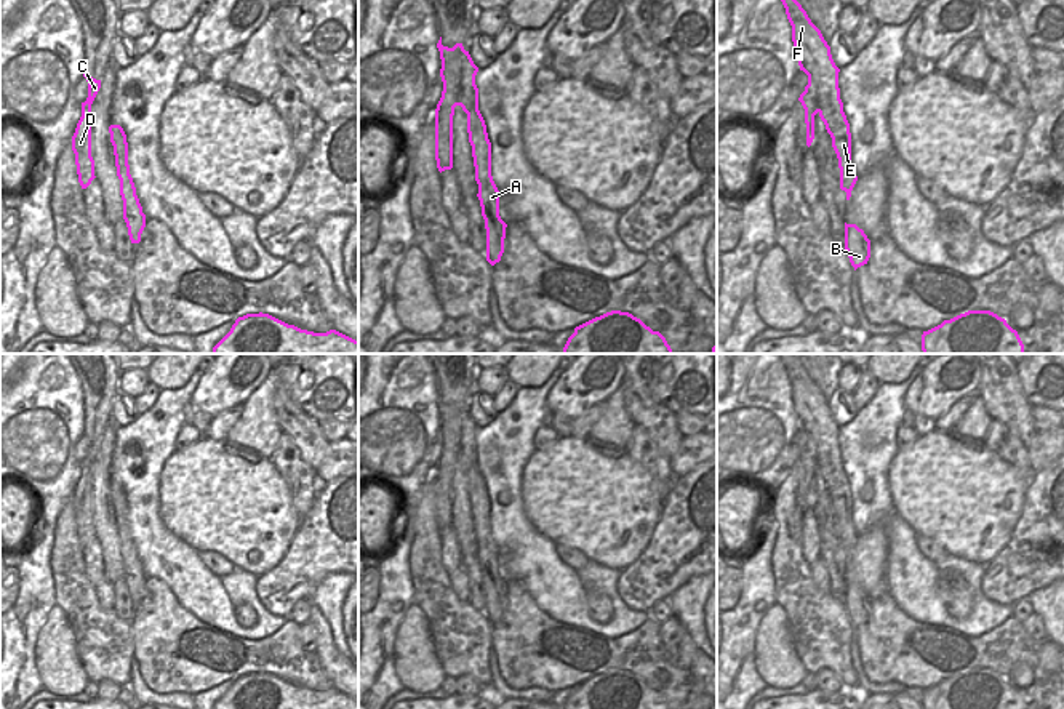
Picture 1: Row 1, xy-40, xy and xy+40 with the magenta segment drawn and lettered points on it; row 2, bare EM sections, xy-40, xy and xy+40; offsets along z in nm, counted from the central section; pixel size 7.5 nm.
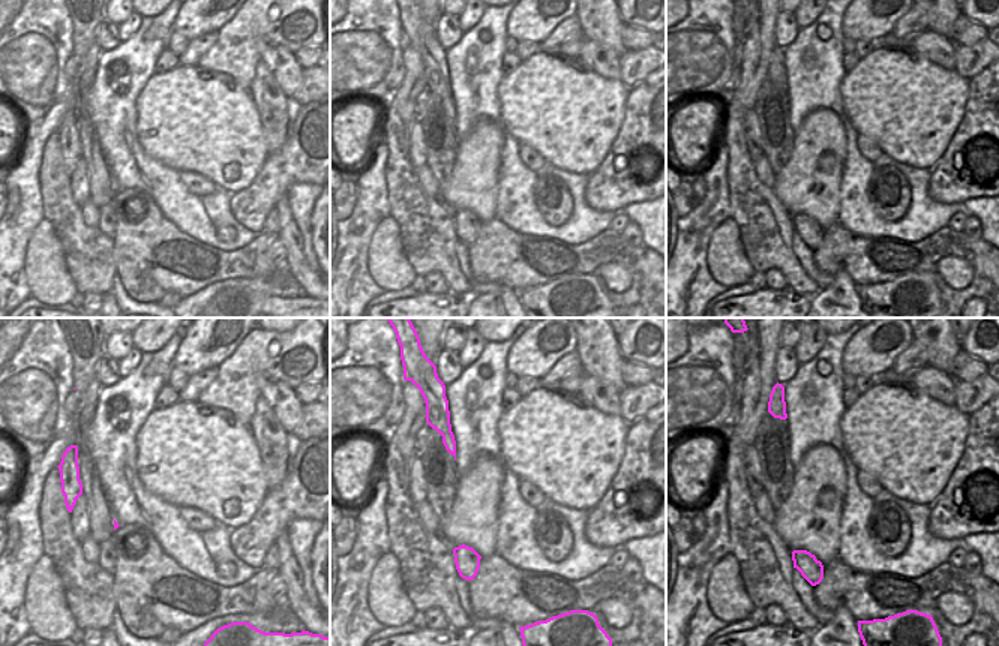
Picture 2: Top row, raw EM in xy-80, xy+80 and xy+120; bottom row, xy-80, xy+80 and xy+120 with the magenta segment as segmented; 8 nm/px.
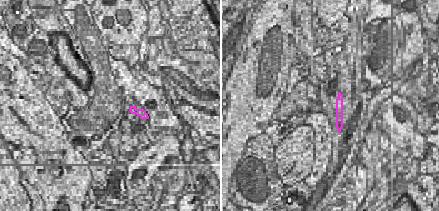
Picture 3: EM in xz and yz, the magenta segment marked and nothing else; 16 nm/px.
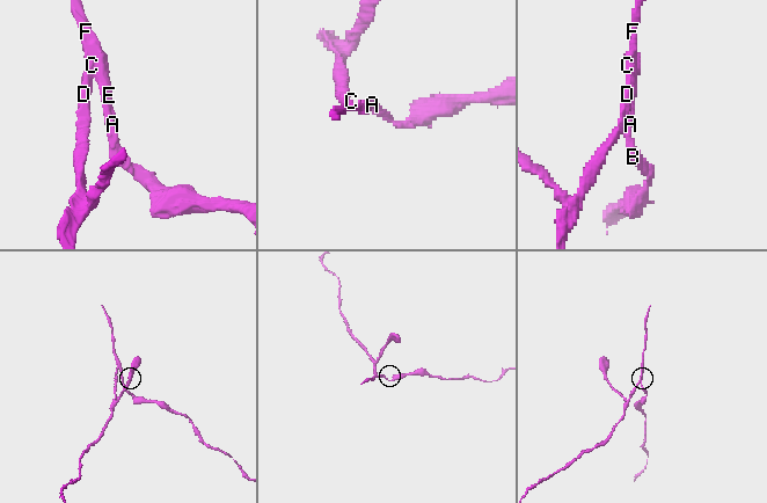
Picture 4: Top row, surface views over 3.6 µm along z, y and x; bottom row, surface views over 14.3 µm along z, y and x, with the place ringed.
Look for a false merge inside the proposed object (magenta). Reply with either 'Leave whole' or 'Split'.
Split.

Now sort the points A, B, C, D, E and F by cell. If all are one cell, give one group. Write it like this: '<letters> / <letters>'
A B E F / C D

